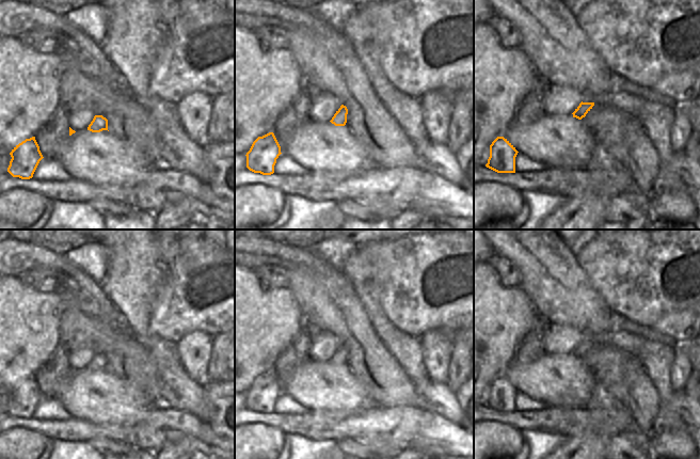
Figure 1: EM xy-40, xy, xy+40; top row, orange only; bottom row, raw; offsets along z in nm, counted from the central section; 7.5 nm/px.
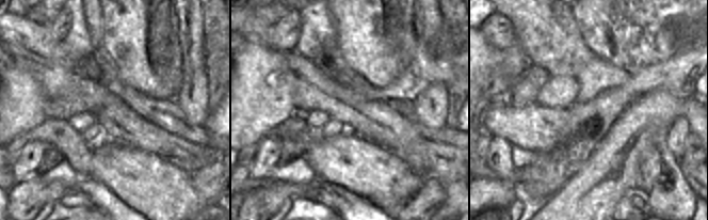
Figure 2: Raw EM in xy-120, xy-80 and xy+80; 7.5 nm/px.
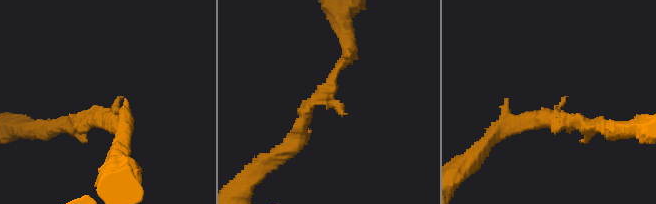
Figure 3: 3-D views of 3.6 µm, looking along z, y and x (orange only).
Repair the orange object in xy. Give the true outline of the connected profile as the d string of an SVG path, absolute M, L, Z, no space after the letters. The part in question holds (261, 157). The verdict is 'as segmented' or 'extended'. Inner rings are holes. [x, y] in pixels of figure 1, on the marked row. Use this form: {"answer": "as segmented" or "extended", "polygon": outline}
{"answer": "as segmented", "polygon": "M273 132L258 137L245 155L246 168L254 173L271 175L281 154L281 146Z"}

